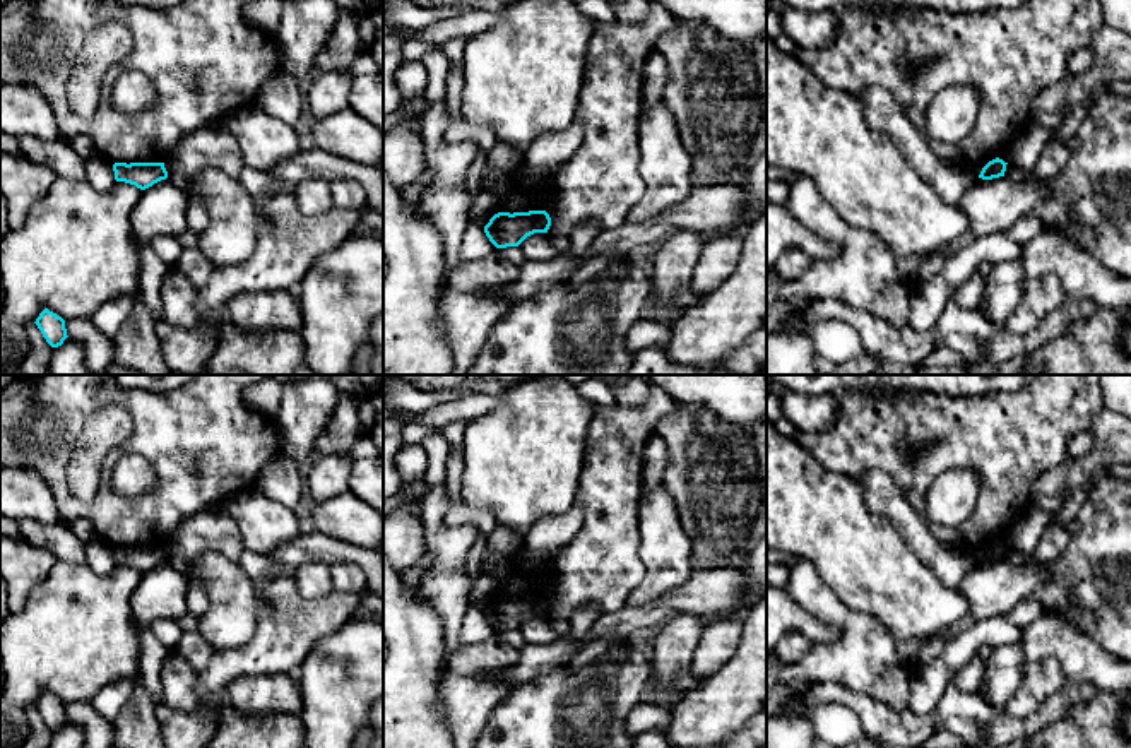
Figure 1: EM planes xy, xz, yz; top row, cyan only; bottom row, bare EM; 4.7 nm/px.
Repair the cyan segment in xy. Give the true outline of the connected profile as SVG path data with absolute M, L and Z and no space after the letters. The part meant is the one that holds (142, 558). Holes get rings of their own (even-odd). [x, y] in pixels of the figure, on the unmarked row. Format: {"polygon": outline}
{"polygon": "M115 546L113 555L116 565L135 568L140 573L168 561L164 546Z"}

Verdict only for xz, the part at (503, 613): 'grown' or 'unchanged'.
unchanged

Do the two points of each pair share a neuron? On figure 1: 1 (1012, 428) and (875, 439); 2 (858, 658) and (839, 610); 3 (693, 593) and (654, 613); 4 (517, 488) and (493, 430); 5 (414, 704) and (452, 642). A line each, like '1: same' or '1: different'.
1: same
2: same
3: same
4: same
5: different

